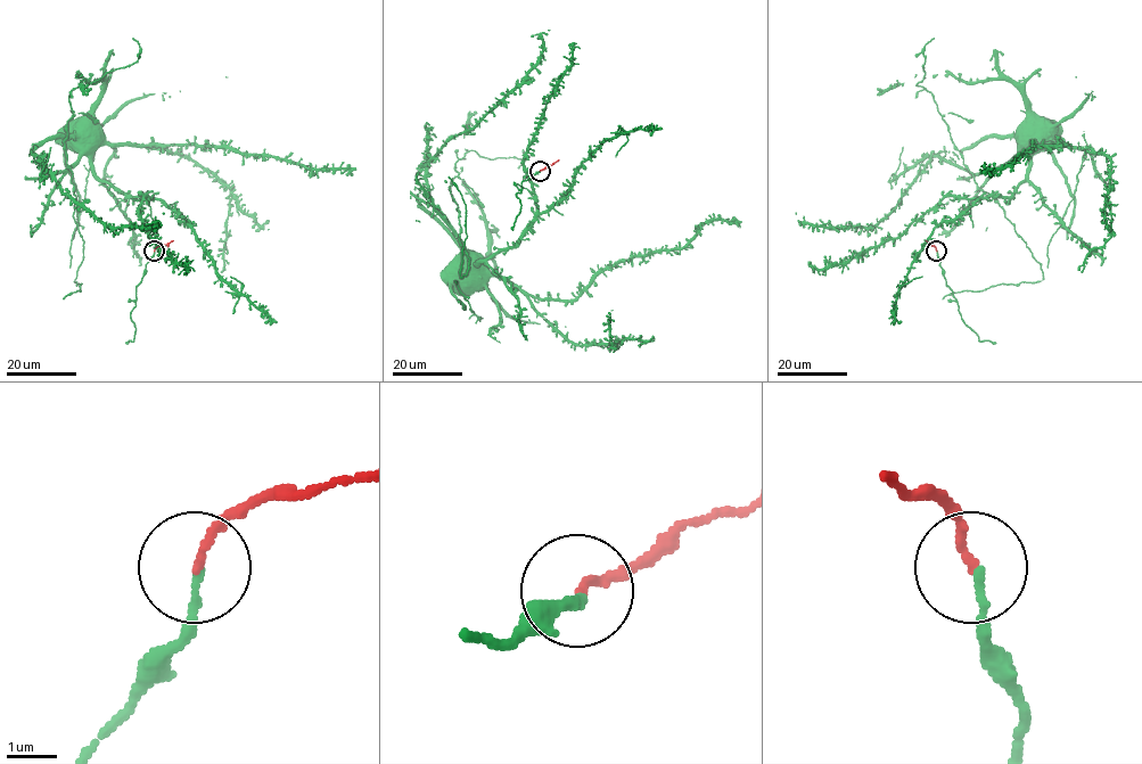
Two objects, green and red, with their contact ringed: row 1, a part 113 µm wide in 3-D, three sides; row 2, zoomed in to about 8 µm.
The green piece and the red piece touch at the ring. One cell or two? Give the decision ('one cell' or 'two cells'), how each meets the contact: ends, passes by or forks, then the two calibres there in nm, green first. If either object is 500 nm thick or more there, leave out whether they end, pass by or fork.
one cell; green ends there; red ends there; 160 nm thick on the green side, 160 nm on the other

